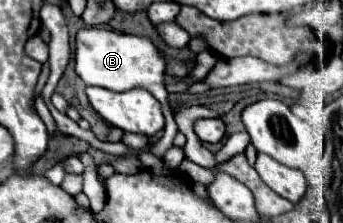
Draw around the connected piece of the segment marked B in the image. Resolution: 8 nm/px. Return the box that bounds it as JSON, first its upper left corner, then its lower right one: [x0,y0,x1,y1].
[76,27,168,105]

